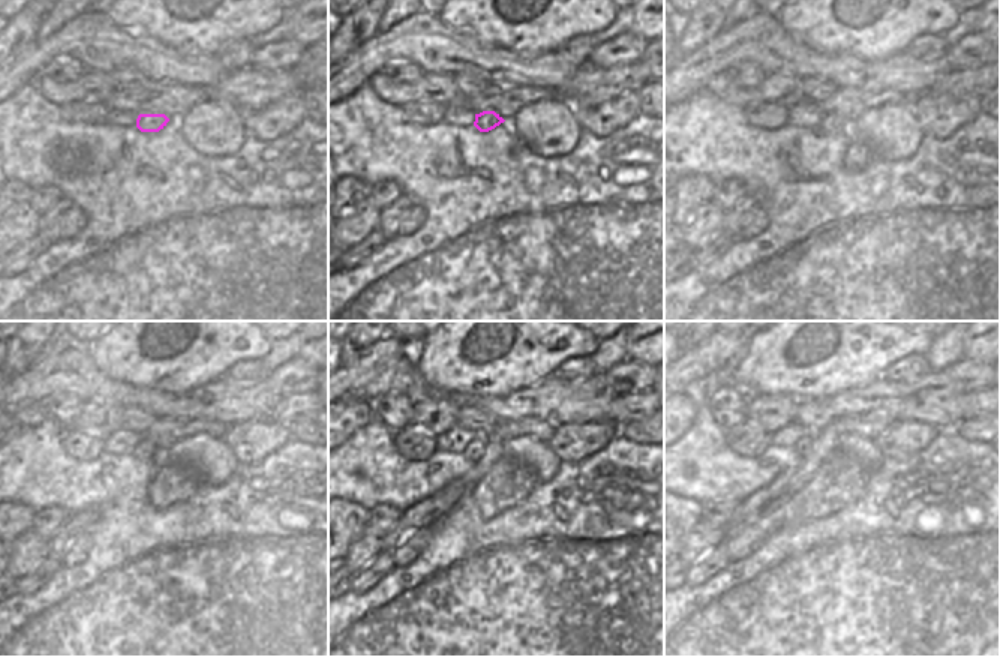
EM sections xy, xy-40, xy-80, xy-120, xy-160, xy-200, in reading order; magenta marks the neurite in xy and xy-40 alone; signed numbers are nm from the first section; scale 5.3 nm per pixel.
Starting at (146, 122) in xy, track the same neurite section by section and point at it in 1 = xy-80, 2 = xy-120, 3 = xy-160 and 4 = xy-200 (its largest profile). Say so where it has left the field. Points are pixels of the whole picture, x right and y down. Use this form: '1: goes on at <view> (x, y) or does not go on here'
1: goes on at xy-80 (822, 120)
2: goes on at xy-120 (144, 450)
3: goes on at xy-160 (476, 449)
4: goes on at xy-200 (802, 447)

